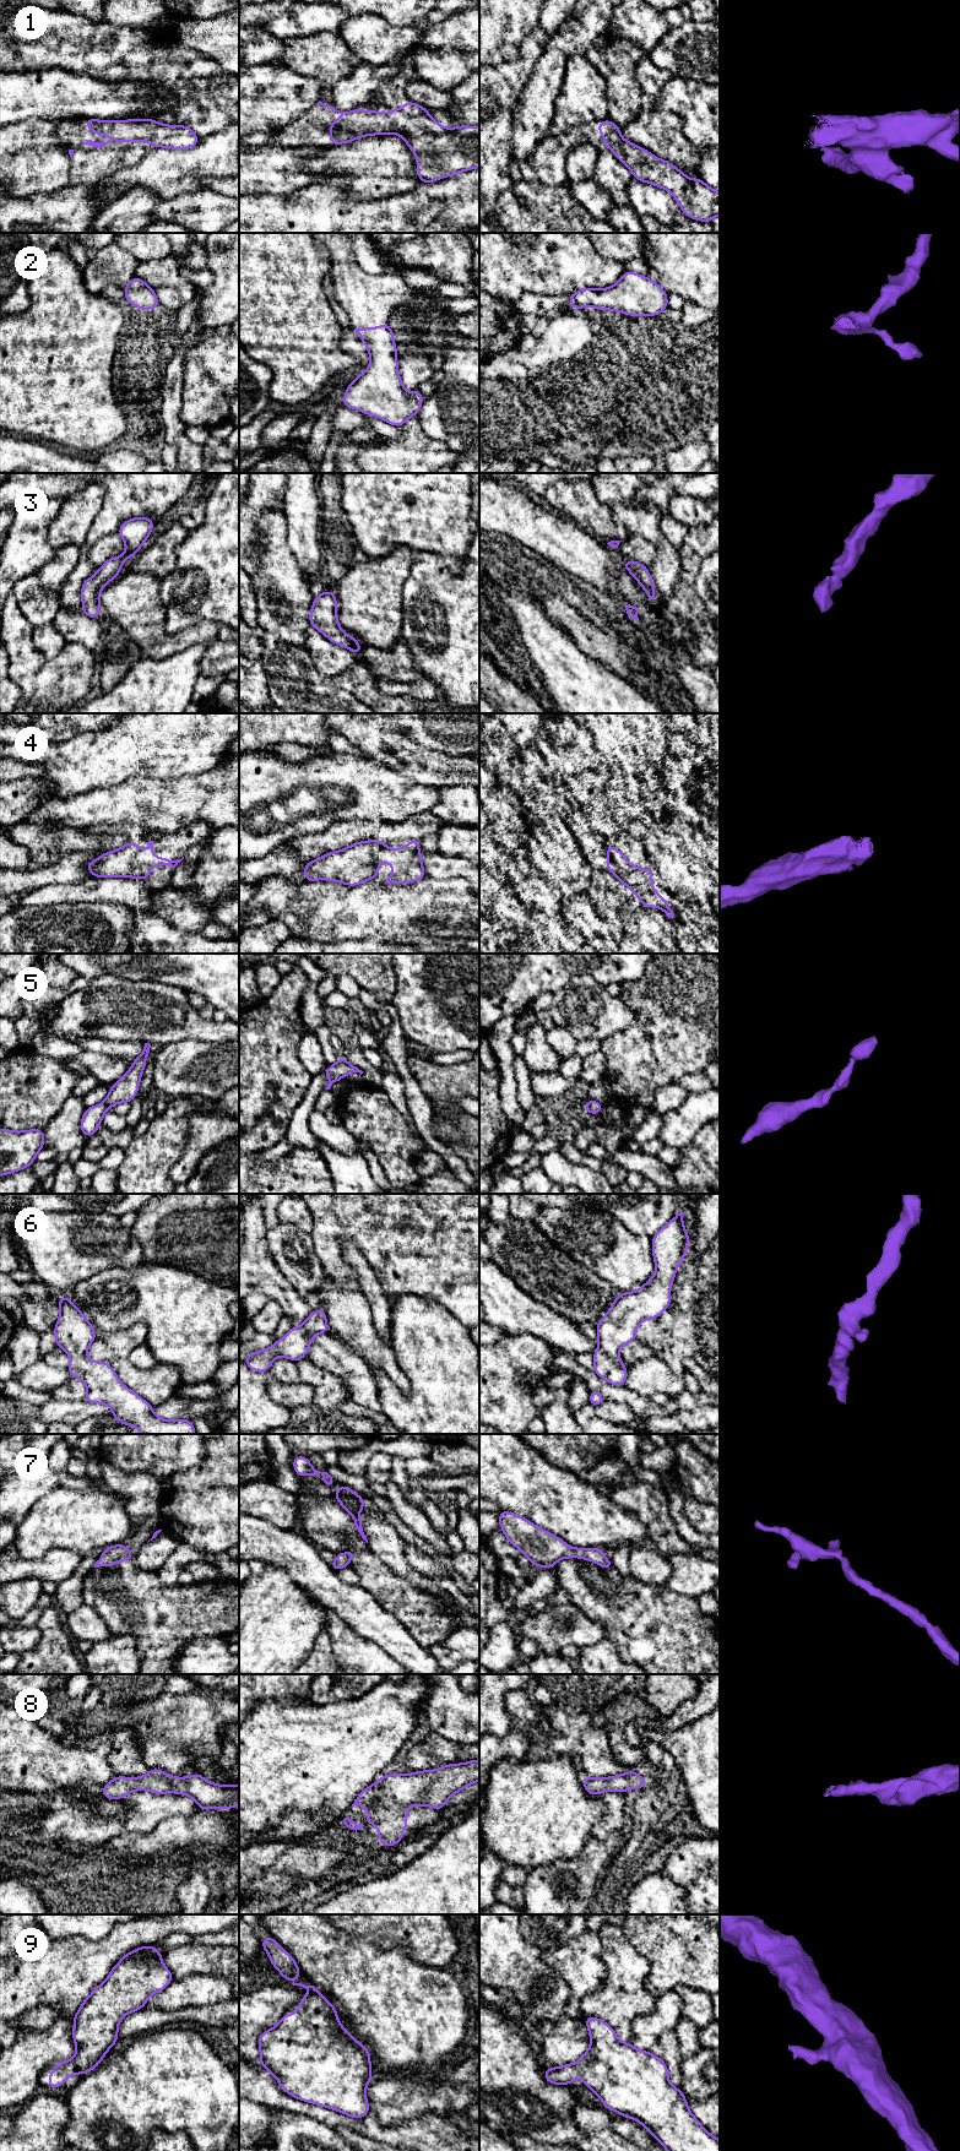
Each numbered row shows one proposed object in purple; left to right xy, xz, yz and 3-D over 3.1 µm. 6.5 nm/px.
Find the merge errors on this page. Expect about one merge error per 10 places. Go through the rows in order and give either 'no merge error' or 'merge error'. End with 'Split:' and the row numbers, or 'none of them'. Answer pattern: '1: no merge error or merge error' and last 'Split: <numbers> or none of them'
1: no merge error
2: no merge error
3: no merge error
4: no merge error
5: no merge error
6: no merge error
7: no merge error
8: no merge error
9: no merge error
Split: none of them

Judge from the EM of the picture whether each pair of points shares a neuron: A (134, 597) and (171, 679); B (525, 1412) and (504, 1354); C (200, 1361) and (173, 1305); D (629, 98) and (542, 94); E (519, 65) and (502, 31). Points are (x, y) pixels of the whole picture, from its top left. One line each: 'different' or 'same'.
A: different
B: same
C: same
D: different
E: different

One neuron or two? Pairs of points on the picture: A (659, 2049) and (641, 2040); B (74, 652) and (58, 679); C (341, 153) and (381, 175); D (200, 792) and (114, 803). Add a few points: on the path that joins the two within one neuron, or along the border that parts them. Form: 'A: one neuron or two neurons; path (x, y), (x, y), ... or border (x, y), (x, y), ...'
A: two neurons; border (672, 2029), (667, 2029), (649, 2051)
B: one neuron; path (74, 658), (74, 663), (64, 673)
C: one neuron; path (351, 158), (364, 159), (372, 166)
D: one neuron; path (179, 802), (135, 802)

